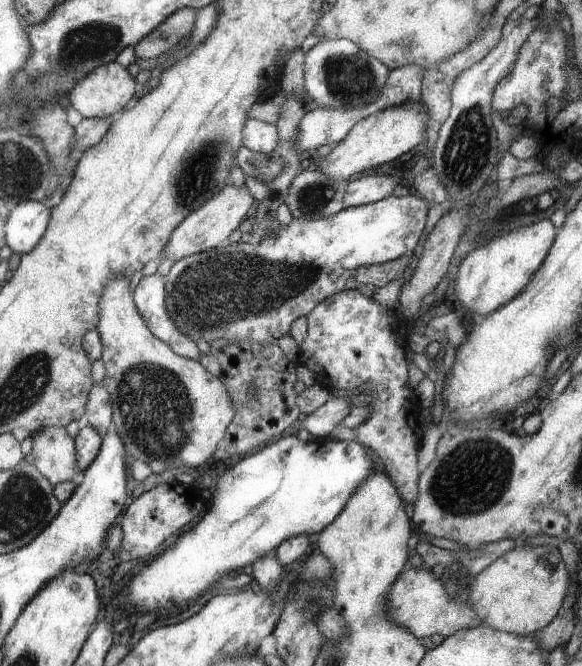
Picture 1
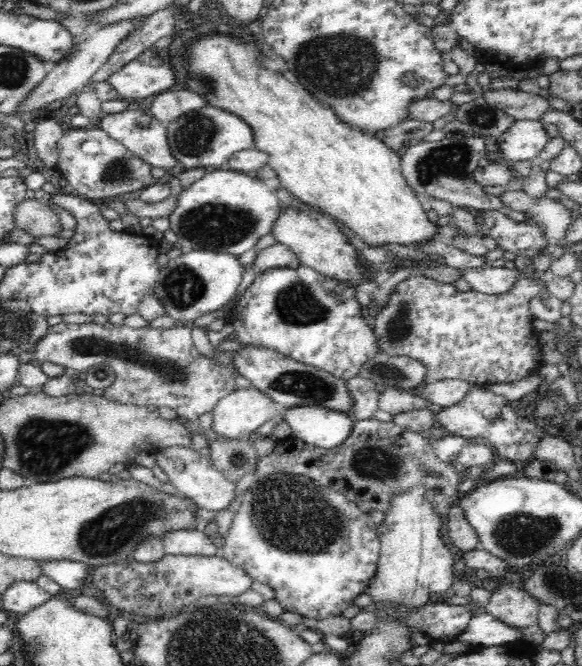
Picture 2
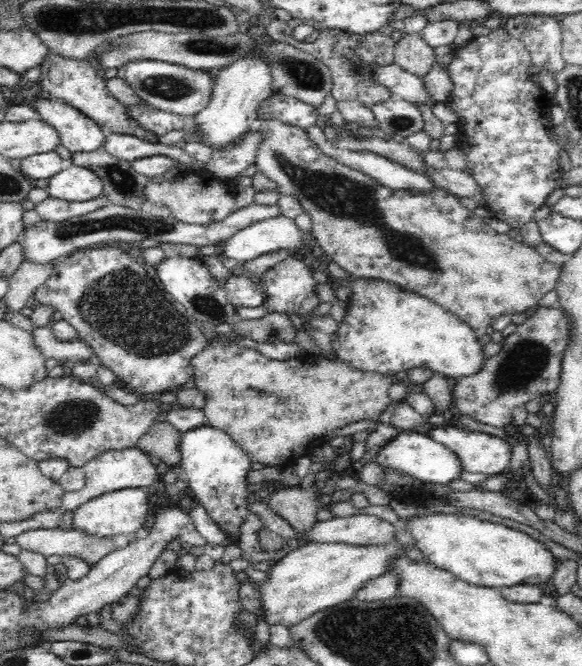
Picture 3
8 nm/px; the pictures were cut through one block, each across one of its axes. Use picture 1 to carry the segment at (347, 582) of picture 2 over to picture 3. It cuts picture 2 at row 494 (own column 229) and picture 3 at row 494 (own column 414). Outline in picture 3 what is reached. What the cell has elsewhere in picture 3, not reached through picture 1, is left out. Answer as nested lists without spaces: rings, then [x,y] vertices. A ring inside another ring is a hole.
[[[200,426],[181,437],[180,444],[182,477],[188,484],[196,501],[208,510],[208,516],[220,524],[222,530],[236,536],[244,517],[248,514],[246,504],[246,474],[252,462],[230,436],[212,426]]]

